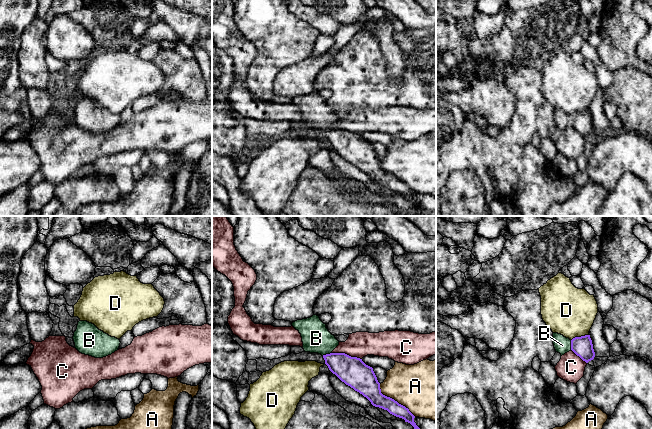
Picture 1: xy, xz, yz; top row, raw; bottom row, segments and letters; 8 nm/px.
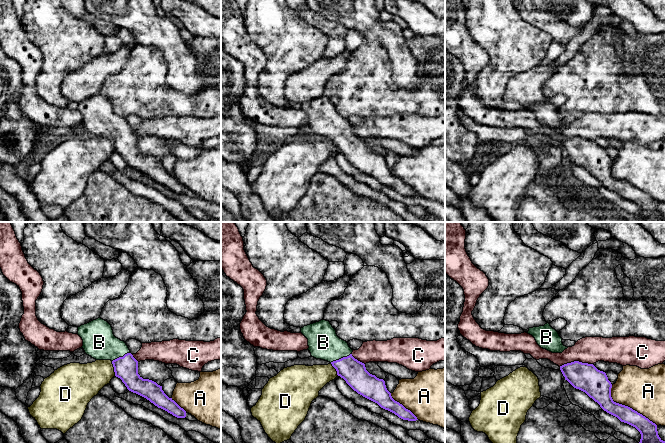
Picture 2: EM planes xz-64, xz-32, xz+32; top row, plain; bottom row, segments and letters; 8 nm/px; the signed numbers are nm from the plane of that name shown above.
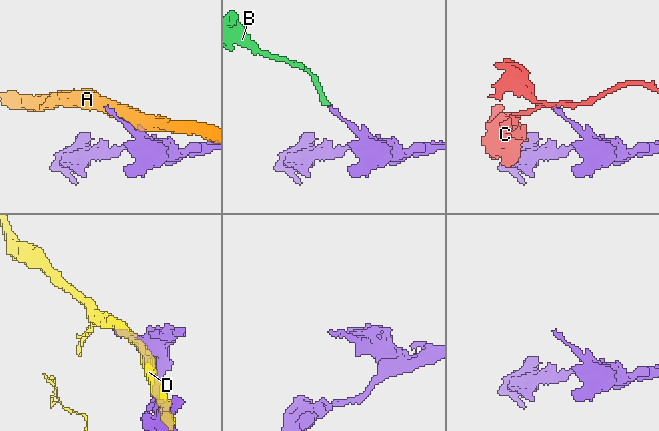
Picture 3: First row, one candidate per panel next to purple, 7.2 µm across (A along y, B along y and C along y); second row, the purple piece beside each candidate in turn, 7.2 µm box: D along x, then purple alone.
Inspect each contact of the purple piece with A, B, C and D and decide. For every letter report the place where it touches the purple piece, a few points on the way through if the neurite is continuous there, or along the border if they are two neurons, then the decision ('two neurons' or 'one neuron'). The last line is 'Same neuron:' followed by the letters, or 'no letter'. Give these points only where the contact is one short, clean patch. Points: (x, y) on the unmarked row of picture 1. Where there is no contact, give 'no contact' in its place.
A: meets purple in xz at (393, 175); two neurons
B: meets purple in yz at (571, 121); runs through yz (582, 122), (571, 121), (562, 121); one neuron
C: meets purple in xz at (346, 130); two neurons
D: meets purple in yz at (579, 113); border along yz (588, 110), (575, 112), (571, 116); two neurons
Same neuron: B

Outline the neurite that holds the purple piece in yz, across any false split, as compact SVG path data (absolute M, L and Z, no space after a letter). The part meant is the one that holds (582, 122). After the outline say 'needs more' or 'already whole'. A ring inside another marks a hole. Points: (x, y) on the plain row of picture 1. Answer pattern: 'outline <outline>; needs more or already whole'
outline M553 109L553 120L556 128L560 129L561 132L572 126L586 139L595 133L590 111L575 113L570 116L561 110Z; needs more

